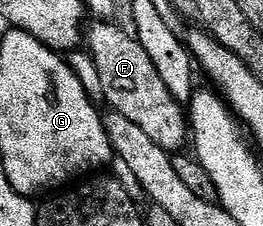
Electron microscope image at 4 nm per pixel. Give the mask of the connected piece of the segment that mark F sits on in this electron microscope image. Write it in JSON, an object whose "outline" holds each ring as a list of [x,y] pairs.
{"outline":[[[96,21],[86,31],[86,47],[92,50],[92,63],[96,66],[96,75],[100,78],[100,87],[104,90],[104,99],[111,110],[122,113],[154,145],[164,151],[176,153],[186,143],[186,128],[189,126],[185,108],[171,96],[161,74],[150,61],[149,54],[143,49],[131,30],[123,31],[112,21]]]}

